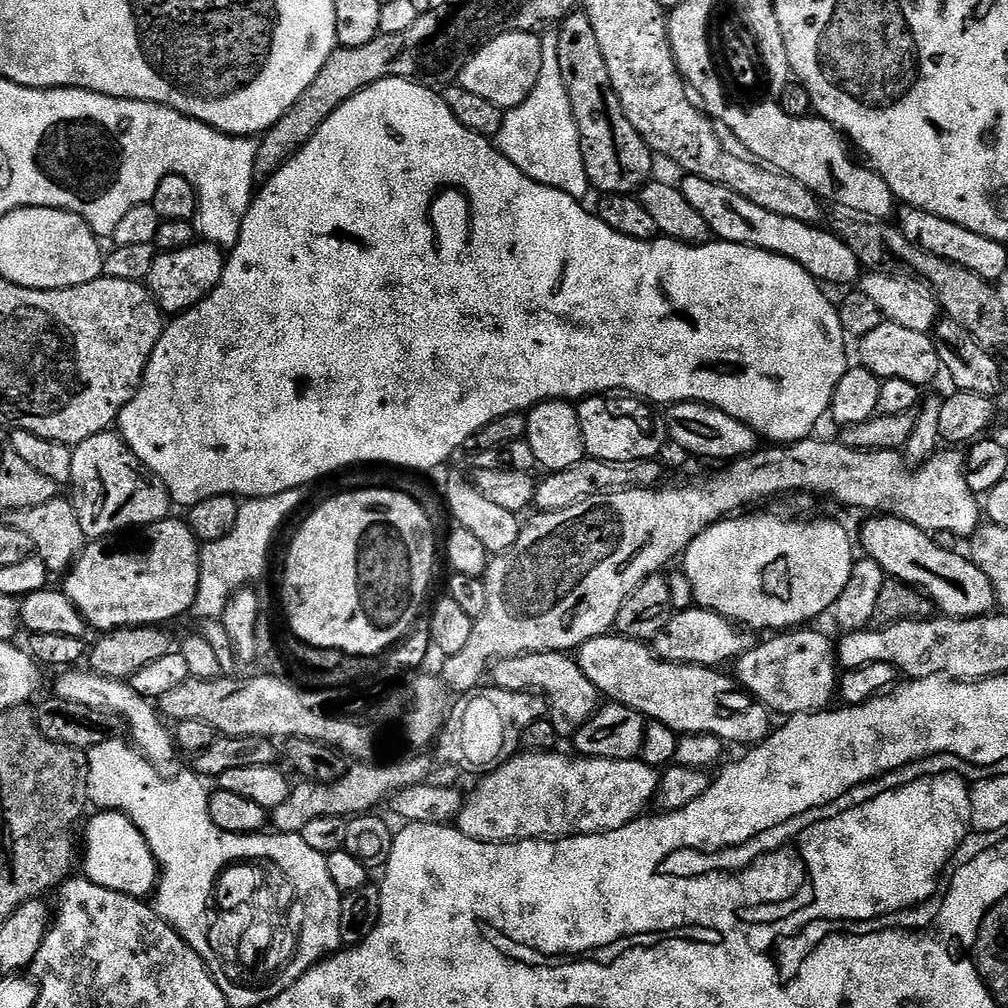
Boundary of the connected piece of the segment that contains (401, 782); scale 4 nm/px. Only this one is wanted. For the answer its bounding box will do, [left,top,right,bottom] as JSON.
[270,754,434,834]

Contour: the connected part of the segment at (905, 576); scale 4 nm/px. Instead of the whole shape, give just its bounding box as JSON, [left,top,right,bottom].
[858,514,998,618]

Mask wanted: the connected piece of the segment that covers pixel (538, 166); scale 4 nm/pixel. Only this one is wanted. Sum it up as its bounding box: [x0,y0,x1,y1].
[498,35,590,198]

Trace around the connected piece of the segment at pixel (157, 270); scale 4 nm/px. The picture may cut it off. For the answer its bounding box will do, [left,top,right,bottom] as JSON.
[146,242,225,314]

